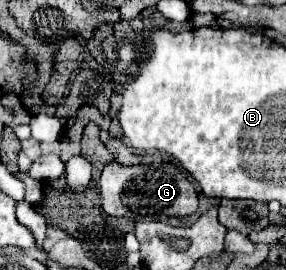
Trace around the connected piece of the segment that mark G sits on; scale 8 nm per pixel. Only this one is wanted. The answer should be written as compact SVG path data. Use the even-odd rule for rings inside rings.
M109 162L99 180L101 208L109 216L125 216L131 220L163 220L163 216L189 216L197 210L197 190L183 172L183 168L173 162L149 162L137 166L123 166L119 162Z

